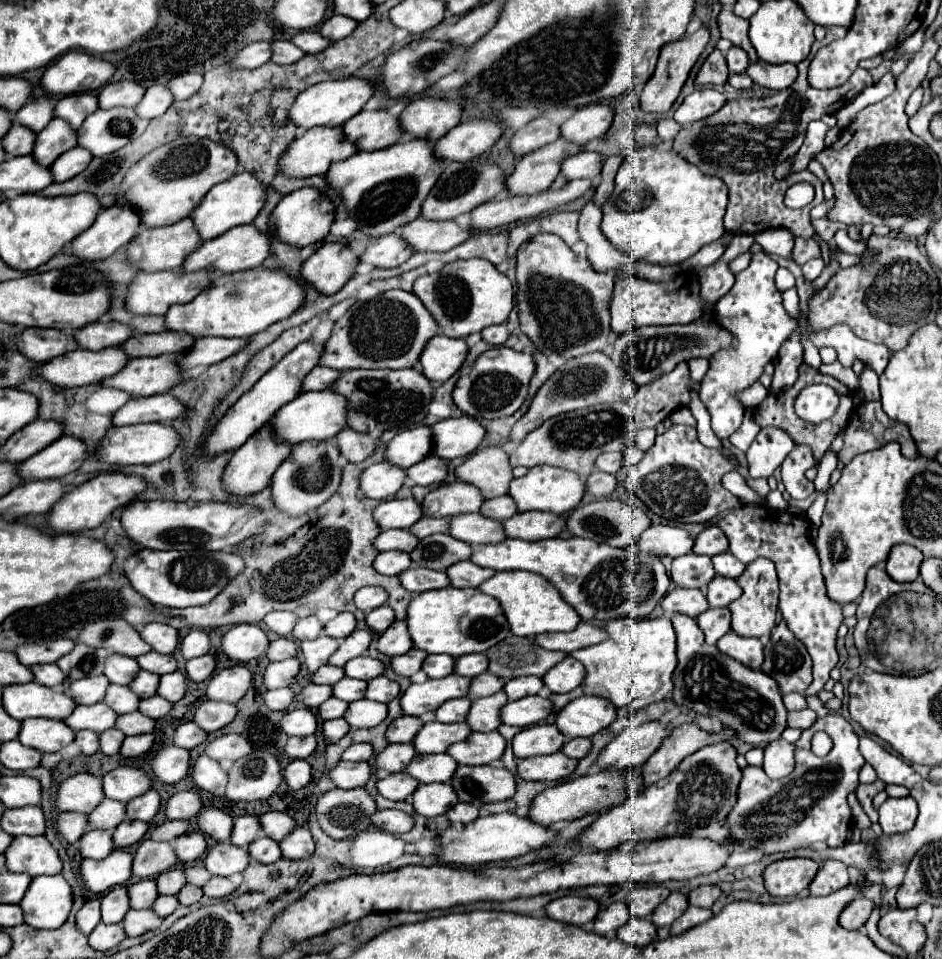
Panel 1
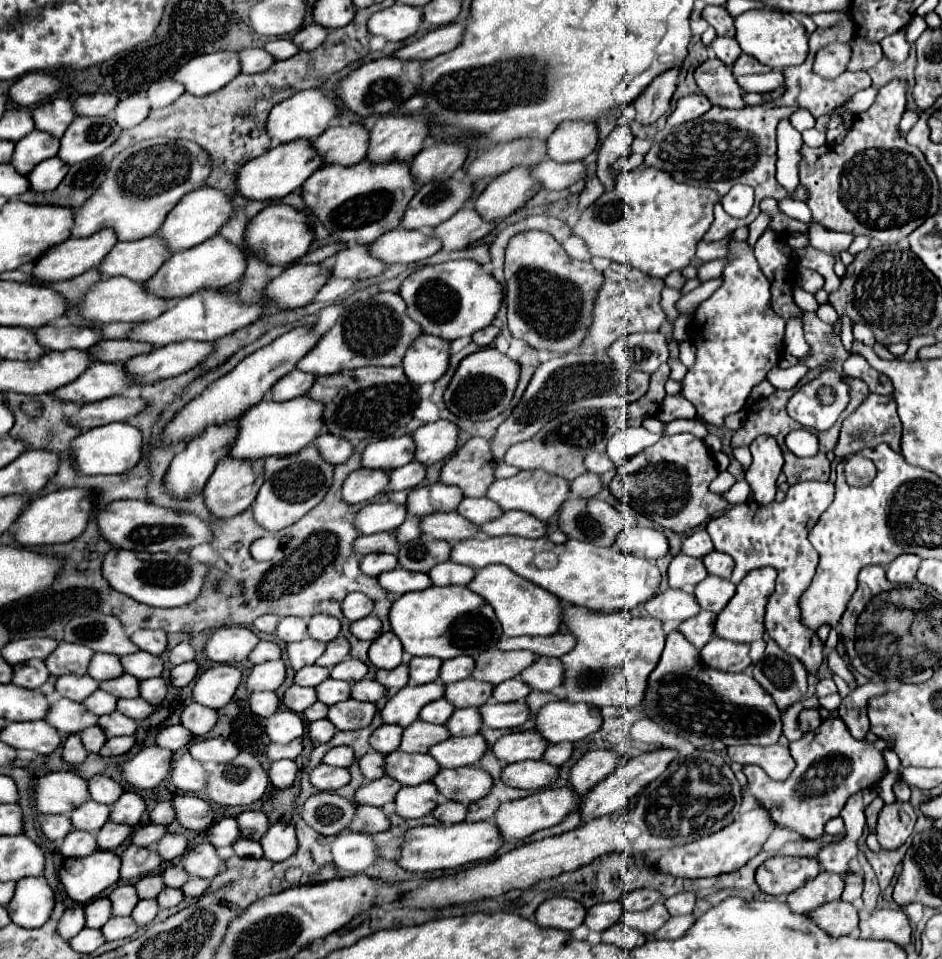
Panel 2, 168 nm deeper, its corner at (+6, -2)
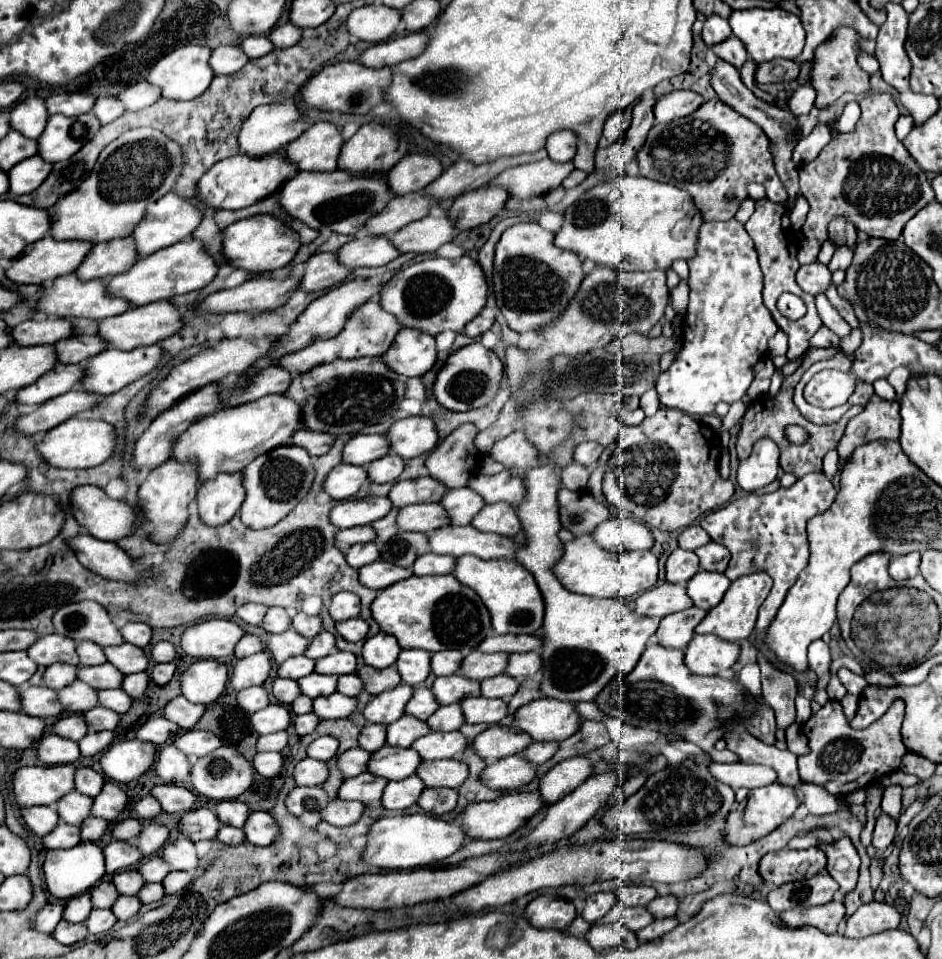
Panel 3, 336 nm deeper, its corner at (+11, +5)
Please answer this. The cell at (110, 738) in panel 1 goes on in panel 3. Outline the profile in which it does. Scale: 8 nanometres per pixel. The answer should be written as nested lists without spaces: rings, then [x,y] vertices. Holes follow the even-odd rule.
[[[64,715],[52,725],[52,733],[70,739],[70,741],[80,741],[88,733],[88,727],[82,715]]]

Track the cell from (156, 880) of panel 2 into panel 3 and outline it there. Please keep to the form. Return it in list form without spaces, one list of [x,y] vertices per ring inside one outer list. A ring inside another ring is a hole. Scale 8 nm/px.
[[[128,869],[128,871],[116,873],[112,877],[112,883],[120,895],[136,895],[138,889],[144,885],[144,879],[136,869]]]

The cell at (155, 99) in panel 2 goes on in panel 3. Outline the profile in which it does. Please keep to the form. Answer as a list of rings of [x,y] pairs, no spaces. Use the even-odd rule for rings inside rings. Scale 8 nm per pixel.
[[[140,81],[140,83],[134,83],[130,85],[128,89],[124,89],[118,99],[124,103],[124,109],[126,111],[140,111],[140,109],[146,109],[150,107],[152,103],[156,103],[160,97],[160,91],[156,87],[152,87],[150,83],[146,81]]]

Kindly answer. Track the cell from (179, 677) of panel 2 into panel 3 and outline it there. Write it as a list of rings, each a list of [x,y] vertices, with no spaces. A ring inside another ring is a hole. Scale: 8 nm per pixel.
[[[160,663],[160,665],[154,665],[154,669],[152,669],[152,681],[154,681],[156,685],[166,685],[166,683],[172,679],[174,671],[176,671],[174,663]]]

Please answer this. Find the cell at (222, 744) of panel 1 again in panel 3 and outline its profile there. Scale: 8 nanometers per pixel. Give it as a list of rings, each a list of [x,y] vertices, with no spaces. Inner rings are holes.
[[[198,729],[184,731],[174,739],[174,747],[180,749],[186,755],[186,759],[190,763],[190,769],[198,759],[212,753],[220,745],[222,745],[222,741],[214,733],[206,733],[206,731],[198,731]]]

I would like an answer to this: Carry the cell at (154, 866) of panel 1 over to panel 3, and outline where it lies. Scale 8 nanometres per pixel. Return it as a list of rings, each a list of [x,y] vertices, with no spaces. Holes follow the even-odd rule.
[[[110,841],[104,849],[104,859],[106,859],[106,873],[118,873],[122,869],[130,869],[142,861],[142,853],[130,843],[124,841]]]

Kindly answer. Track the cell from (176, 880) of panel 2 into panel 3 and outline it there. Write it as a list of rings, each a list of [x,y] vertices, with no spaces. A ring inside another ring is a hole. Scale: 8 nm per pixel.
[[[152,855],[150,859],[140,863],[138,873],[142,873],[142,879],[148,881],[148,883],[150,881],[160,883],[170,873],[170,865],[166,865],[166,861],[160,855]]]

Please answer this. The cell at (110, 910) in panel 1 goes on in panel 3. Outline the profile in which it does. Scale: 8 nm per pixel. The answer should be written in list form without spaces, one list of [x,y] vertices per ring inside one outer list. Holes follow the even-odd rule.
[[[82,893],[82,897],[74,897],[66,903],[64,907],[64,919],[68,923],[84,923],[86,917],[92,911],[92,901],[90,901],[90,893]]]

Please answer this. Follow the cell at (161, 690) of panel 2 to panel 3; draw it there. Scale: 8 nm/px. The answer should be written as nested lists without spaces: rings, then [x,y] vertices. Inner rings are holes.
[[[132,673],[132,675],[124,675],[124,679],[122,679],[122,689],[132,699],[142,697],[146,687],[148,687],[148,675],[146,673]]]

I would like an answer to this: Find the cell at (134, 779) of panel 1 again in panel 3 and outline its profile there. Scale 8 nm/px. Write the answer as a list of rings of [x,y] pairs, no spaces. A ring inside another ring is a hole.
[[[80,767],[74,773],[74,789],[78,789],[80,793],[88,795],[88,797],[96,797],[102,791],[104,785],[104,777],[100,773],[96,773],[90,767]]]

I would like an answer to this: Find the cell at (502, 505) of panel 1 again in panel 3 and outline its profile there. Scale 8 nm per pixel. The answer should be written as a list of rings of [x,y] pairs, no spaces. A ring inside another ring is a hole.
[[[470,487],[448,489],[446,497],[442,497],[440,503],[448,513],[450,525],[470,525],[478,509],[484,507],[484,499]]]

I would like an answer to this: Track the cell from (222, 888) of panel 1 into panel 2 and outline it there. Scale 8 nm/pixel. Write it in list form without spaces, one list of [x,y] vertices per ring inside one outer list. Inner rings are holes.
[[[191,878],[187,884],[183,884],[185,896],[191,896],[191,898],[201,896],[207,888],[209,888],[209,880],[203,880],[203,878]]]

